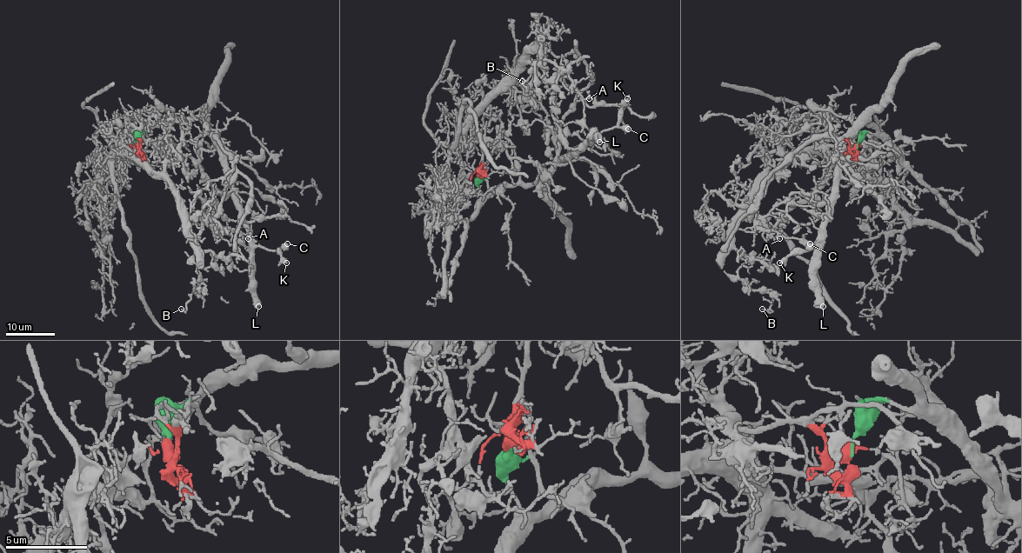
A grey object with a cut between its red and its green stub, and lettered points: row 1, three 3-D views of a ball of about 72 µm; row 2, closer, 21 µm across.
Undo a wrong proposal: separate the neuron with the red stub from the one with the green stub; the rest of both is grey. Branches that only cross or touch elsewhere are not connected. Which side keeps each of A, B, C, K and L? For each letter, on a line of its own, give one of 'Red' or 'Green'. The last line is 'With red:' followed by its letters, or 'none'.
A: Red
B: Red
C: Green
K: Green
L: Green
With red: A, B

